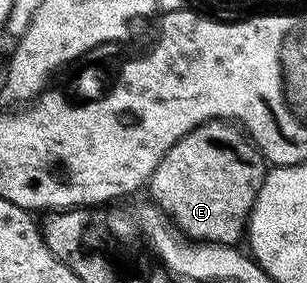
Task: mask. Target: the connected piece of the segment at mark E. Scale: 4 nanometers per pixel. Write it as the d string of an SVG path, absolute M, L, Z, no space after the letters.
M207 121L194 127L158 163L152 172L152 178L146 183L147 192L152 192L151 204L165 214L172 225L194 241L212 241L215 244L237 244L245 236L248 228L248 216L252 213L258 199L258 191L264 182L266 162L260 150L252 144L252 138L241 126L232 121Z

